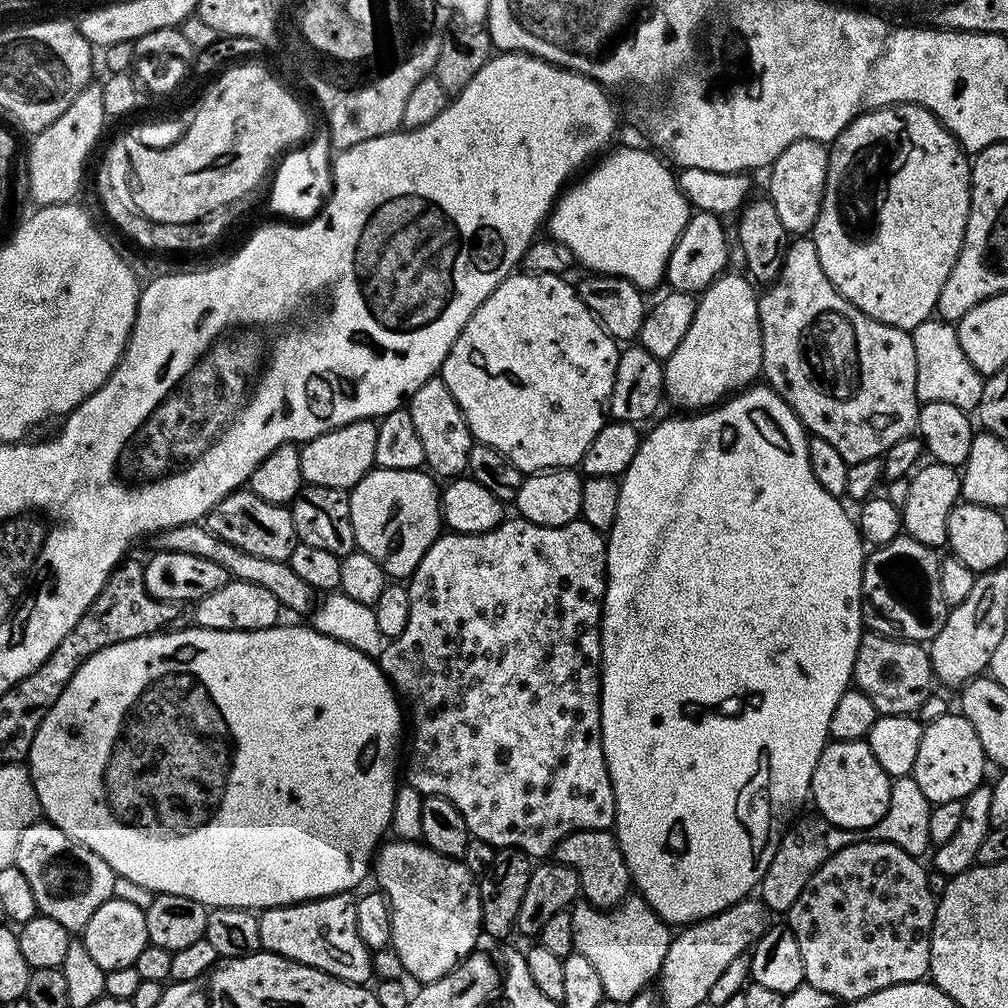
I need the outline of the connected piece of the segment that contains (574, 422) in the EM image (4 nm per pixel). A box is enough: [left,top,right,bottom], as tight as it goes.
[438,271,621,474]

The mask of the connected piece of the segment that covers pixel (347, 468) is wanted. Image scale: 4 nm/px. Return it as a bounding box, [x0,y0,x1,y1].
[300,420,378,490]

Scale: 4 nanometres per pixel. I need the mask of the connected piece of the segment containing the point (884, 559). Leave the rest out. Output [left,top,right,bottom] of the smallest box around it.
[860,534,950,642]

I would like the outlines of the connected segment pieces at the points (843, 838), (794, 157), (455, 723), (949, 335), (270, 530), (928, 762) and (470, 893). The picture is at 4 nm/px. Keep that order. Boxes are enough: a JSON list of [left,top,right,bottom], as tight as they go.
[[758,814,853,913],[766,140,829,234],[378,518,616,858],[910,318,985,413],[206,490,298,561],[913,714,986,806],[374,839,482,982]]

